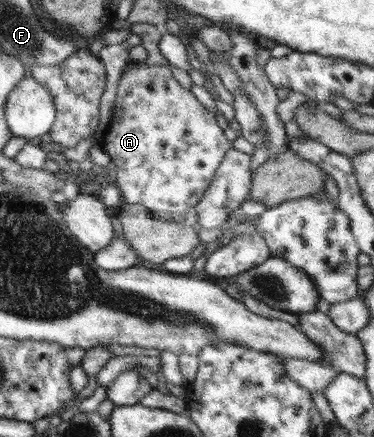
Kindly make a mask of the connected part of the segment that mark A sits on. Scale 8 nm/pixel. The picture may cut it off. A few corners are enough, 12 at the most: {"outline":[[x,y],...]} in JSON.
{"outline":[[128,64],[101,143],[126,204],[184,221],[233,148],[168,66]]}

